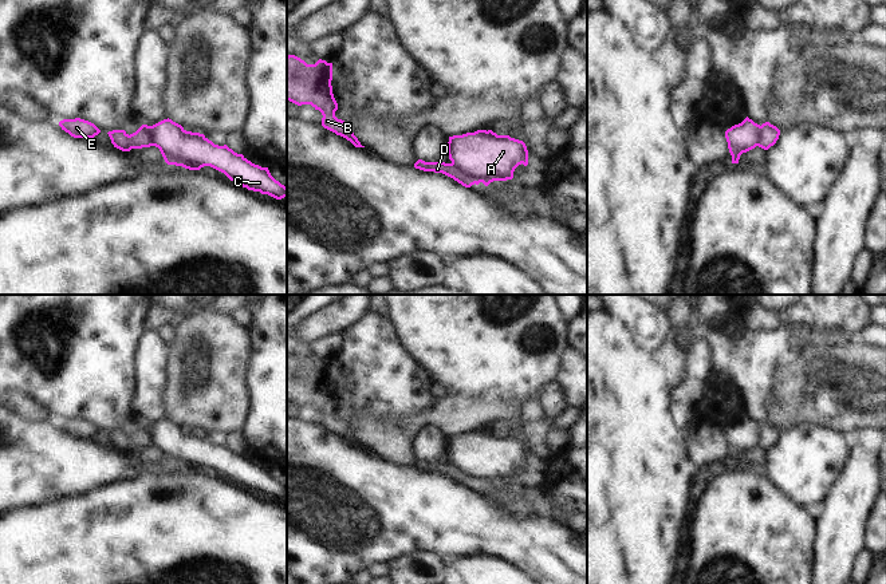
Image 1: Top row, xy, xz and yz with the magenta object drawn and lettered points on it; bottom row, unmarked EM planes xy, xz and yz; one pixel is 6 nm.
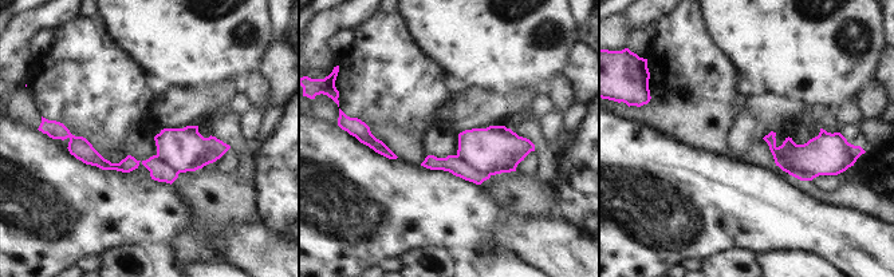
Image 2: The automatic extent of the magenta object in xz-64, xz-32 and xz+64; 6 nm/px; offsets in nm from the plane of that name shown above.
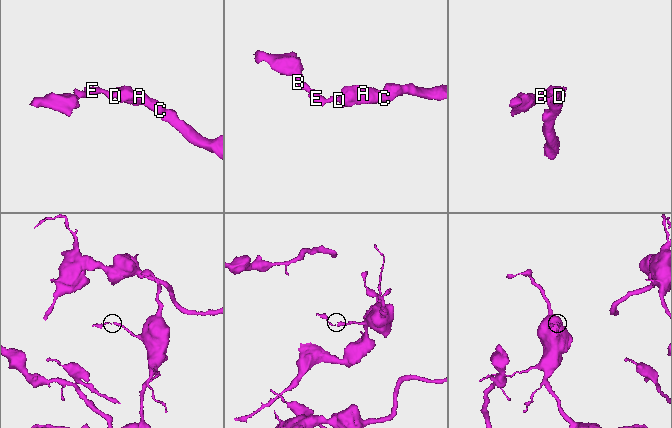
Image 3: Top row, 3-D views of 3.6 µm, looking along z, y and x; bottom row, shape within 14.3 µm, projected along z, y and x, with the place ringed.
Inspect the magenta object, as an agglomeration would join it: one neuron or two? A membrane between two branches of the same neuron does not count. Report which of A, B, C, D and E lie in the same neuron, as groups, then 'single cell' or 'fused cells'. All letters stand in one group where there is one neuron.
groups A C / B D E; fused cells

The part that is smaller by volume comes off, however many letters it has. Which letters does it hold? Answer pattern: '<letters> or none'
B, D, E

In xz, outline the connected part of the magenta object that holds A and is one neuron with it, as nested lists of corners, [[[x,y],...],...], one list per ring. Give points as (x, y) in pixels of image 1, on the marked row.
[[[492,130],[449,137],[448,155],[454,166],[485,186],[493,181],[512,179],[519,165],[528,165],[523,141],[497,135]]]

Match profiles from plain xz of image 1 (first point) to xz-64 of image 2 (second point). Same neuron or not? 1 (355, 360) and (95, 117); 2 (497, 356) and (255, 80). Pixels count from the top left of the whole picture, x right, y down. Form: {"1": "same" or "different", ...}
{"1": "same", "2": "different"}

